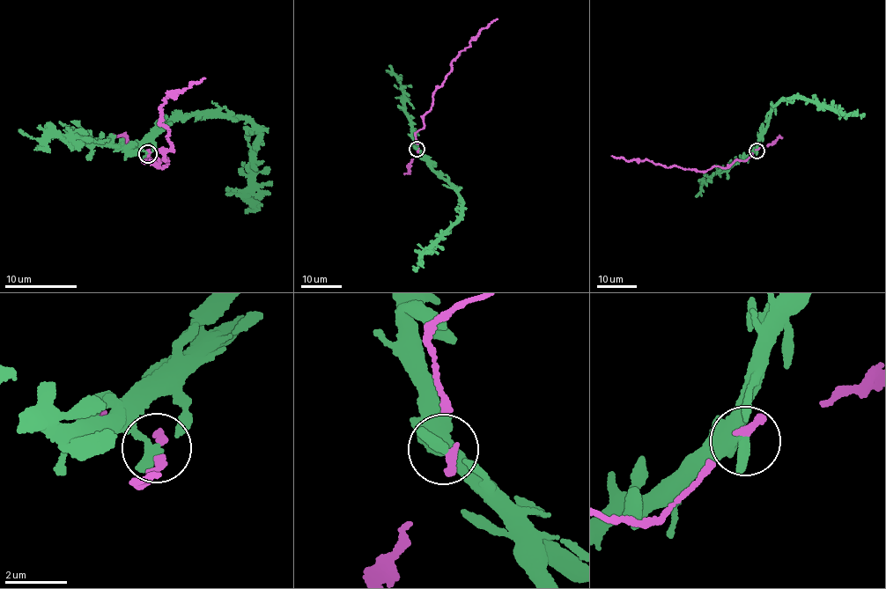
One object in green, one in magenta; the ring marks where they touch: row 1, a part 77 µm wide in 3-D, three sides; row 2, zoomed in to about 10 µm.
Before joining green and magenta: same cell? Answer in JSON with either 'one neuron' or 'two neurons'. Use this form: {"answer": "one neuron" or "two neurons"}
{"answer": "two neurons"}

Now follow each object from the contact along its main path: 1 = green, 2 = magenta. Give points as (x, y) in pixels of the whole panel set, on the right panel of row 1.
1: (756, 150), (756, 147), (766, 130), (773, 108), (785, 99), (794, 97), (809, 99), (847, 114), (863, 115)
2: (756, 150), (746, 160), (737, 159), (725, 167), (714, 166), (704, 171), (611, 156)

